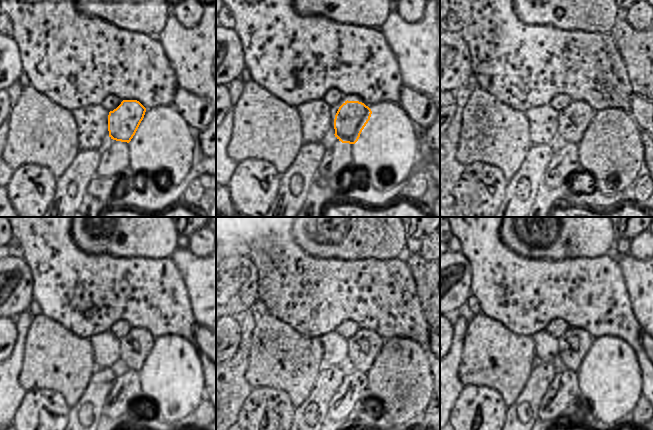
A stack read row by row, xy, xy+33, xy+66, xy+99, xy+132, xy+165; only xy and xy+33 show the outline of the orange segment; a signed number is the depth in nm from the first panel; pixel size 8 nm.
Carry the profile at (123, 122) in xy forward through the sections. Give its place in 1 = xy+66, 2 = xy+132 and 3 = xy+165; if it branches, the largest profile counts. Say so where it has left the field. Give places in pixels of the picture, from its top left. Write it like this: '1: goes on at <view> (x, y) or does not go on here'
1: goes on at xy+66 (576, 117)
2: goes on at xy+132 (352, 343)
3: goes on at xy+165 (576, 344)

